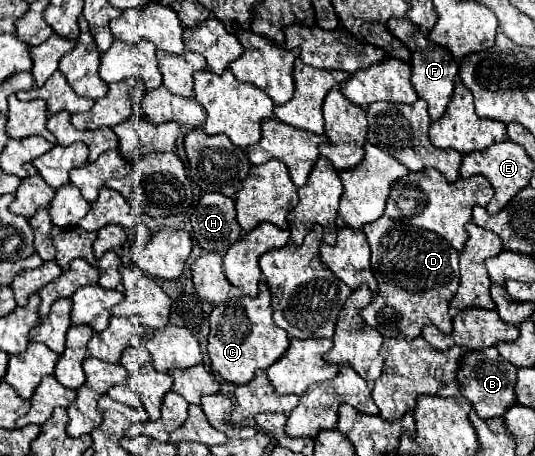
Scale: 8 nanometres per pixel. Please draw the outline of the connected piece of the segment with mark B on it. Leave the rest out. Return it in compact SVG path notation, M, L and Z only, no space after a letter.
M487 347L481 351L467 351L461 361L459 361L459 371L457 371L457 381L461 387L461 395L473 405L473 411L481 419L489 417L501 417L509 405L515 403L515 373L517 369L501 359L497 347Z

